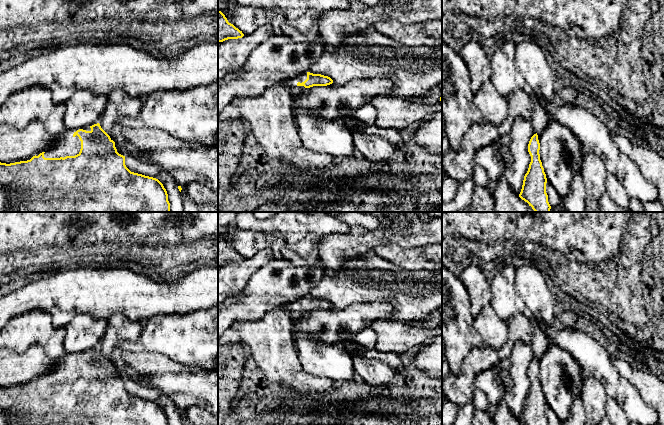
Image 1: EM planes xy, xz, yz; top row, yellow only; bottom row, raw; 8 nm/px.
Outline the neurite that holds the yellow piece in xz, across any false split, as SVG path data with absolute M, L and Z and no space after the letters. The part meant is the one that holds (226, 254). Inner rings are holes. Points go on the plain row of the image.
M218 234L218 267L228 263L242 262L243 260L242 255L229 247L225 239Z

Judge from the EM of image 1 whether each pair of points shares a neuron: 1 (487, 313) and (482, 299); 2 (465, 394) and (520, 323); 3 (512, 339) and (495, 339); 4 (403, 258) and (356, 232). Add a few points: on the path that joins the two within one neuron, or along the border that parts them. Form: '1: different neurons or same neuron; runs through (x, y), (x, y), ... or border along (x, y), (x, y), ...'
1: different neurons; border along (489, 303), (474, 318)
2: same neuron; runs through (469, 374), (486, 357), (498, 355), (509, 343)
3: different neurons; border along (507, 322), (507, 338), (497, 349)
4: different neurons; border along (402, 246), (379, 244), (372, 249)

